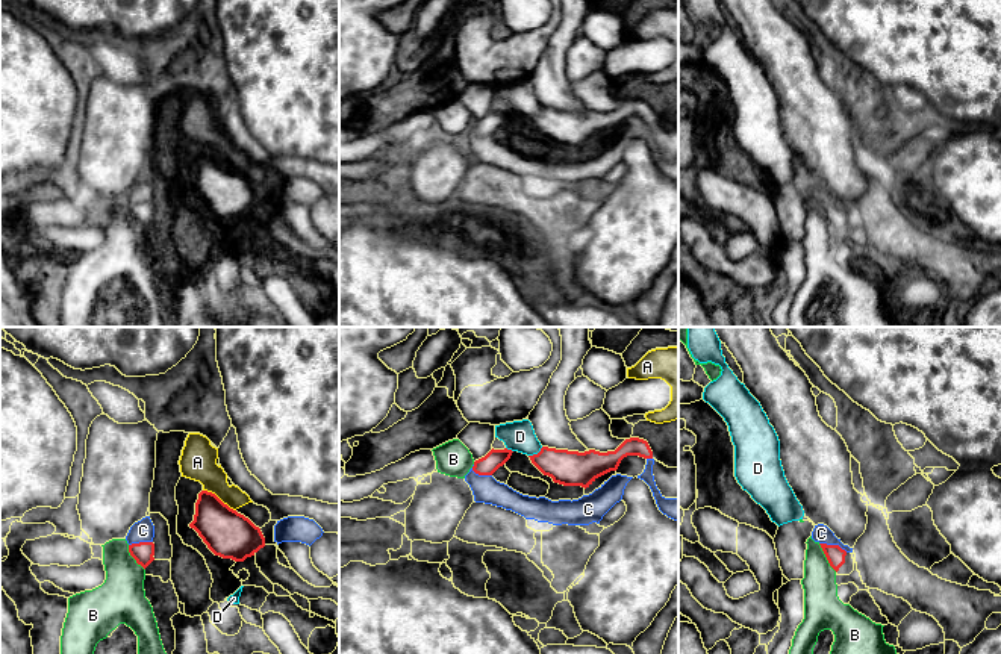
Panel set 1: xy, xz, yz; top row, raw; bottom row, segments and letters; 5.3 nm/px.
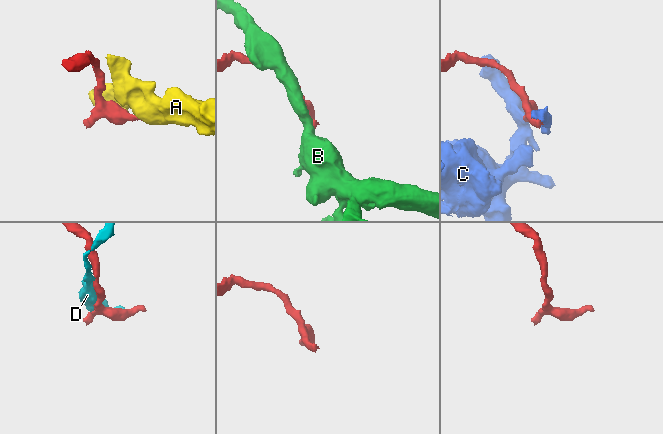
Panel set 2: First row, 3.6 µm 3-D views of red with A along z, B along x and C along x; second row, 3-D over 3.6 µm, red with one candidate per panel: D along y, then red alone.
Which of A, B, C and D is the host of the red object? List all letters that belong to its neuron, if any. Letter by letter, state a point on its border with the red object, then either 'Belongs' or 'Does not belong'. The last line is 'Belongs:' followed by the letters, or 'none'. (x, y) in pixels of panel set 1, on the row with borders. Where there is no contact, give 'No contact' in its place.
A: Touches red at xy (218, 498). Does not belong
B: Touches red at yz (826, 556). Does not belong
C: Touches red at yz (833, 545). Does not belong
D: Touches red at xz (535, 454). Does not belong
Belongs: none

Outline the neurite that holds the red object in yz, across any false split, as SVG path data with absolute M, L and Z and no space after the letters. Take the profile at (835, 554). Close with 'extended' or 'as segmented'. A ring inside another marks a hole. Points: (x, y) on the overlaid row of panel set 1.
M819 545L837 575L850 575L854 571L854 559L851 553L847 553L839 545Z; extended

